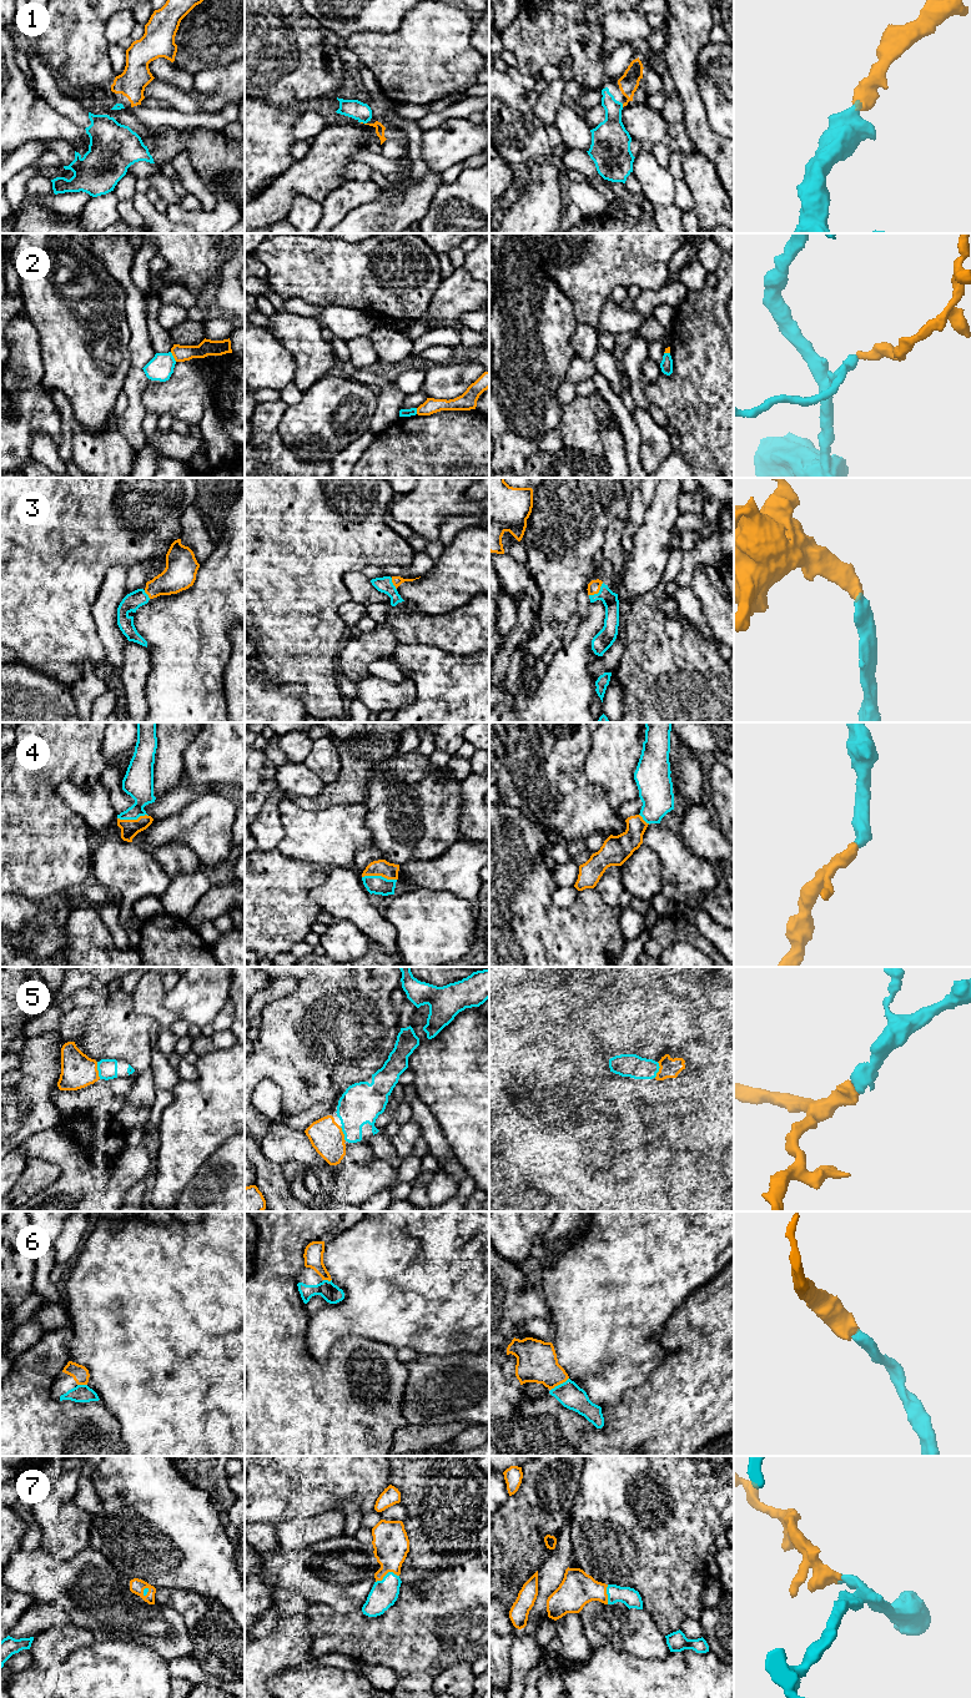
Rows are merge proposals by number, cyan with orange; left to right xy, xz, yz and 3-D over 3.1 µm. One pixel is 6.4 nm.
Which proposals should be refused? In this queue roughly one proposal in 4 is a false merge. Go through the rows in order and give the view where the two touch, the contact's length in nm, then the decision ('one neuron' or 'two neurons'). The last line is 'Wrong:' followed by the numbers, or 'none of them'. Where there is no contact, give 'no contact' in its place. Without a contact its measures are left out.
1: meets cyan in xz; contact 40 nm long; one neuron
2: meets cyan in xy; contact 80 nm long; two neurons
3: meets cyan in yz; contact 130 nm long; one neuron
4: meets cyan in xz; contact 220 nm long; one neuron
5: meets cyan in xy; contact 110 nm long; one neuron
6: meets cyan in yz; contact 150 nm long; one neuron
7: meets cyan in xz; contact 160 nm long; one neuron
Wrong: 2

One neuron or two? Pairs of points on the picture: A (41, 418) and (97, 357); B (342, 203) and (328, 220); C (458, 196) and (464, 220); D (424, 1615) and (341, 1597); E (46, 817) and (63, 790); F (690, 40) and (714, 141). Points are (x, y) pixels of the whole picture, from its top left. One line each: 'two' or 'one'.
A: two
B: one
C: one
D: two
E: two
F: one

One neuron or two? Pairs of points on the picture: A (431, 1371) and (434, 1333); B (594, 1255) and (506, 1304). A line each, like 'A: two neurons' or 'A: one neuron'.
A: two neurons
B: two neurons

